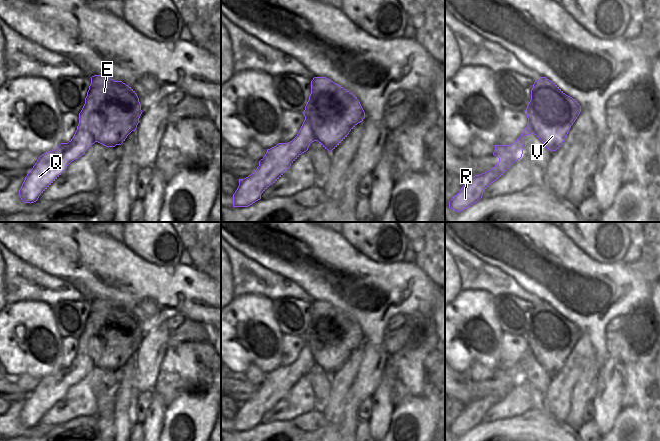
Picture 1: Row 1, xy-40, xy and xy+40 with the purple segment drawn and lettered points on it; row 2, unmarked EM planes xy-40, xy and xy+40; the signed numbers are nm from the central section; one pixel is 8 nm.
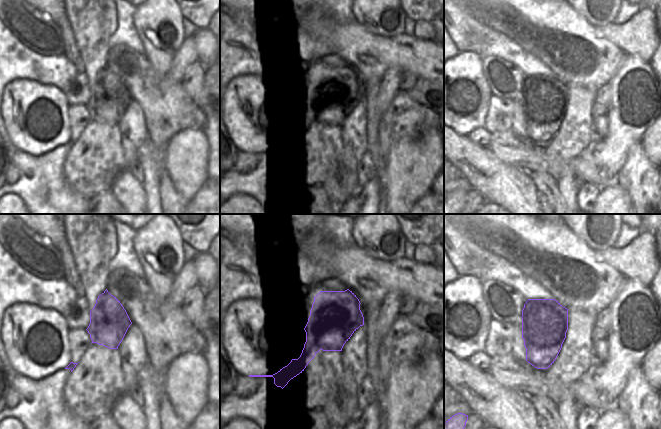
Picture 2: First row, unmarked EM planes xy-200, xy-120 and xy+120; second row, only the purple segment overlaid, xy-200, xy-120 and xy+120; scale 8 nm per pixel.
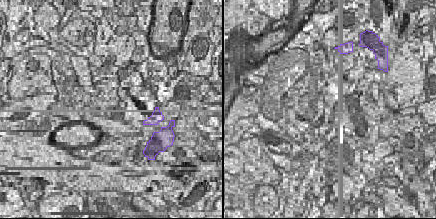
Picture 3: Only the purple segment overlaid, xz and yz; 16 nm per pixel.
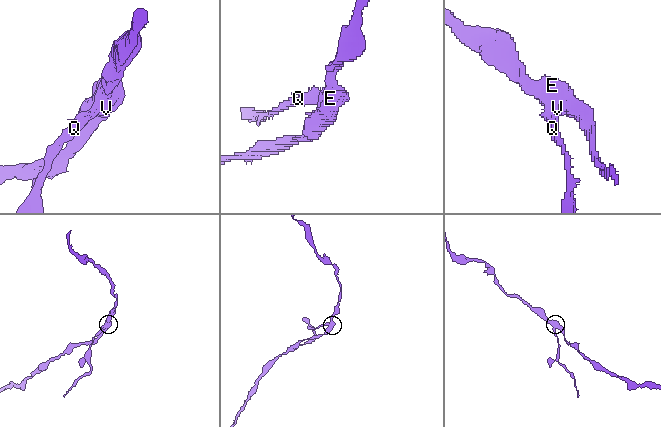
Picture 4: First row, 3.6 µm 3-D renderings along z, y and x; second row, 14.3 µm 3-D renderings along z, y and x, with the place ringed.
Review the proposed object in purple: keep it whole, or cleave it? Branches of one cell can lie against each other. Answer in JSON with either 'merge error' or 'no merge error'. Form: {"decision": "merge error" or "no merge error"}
{"decision": "merge error"}

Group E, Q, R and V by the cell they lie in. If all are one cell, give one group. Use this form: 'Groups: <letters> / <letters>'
Groups: E V / Q R

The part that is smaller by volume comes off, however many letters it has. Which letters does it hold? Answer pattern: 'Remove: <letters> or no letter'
Remove: Q, R

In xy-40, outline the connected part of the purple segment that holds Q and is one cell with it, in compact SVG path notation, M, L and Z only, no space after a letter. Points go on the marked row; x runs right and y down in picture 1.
M82 141L68 149L54 149L42 154L29 171L19 190L24 203L34 203L74 160L85 154L88 143Z

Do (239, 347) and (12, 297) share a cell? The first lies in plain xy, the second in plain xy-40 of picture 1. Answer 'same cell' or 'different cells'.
different cells

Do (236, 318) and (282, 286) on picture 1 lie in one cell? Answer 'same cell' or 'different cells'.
different cells

